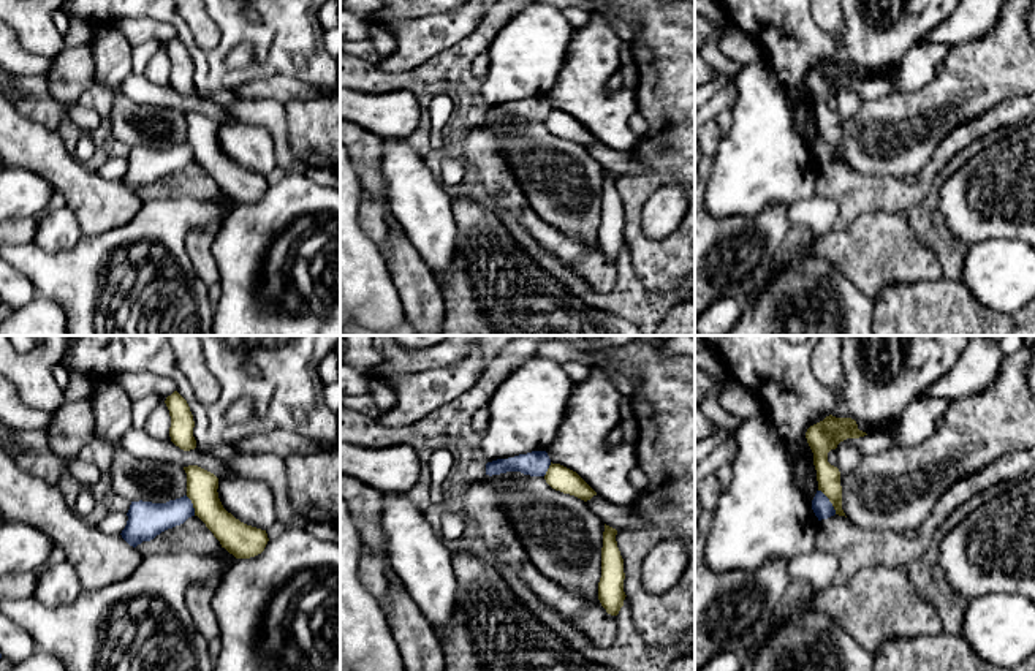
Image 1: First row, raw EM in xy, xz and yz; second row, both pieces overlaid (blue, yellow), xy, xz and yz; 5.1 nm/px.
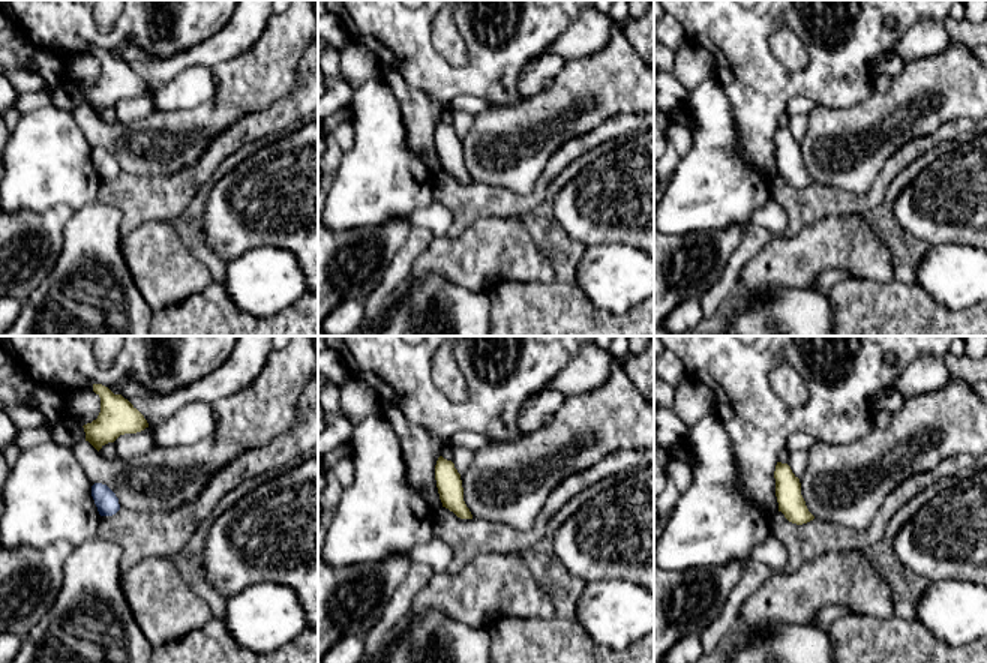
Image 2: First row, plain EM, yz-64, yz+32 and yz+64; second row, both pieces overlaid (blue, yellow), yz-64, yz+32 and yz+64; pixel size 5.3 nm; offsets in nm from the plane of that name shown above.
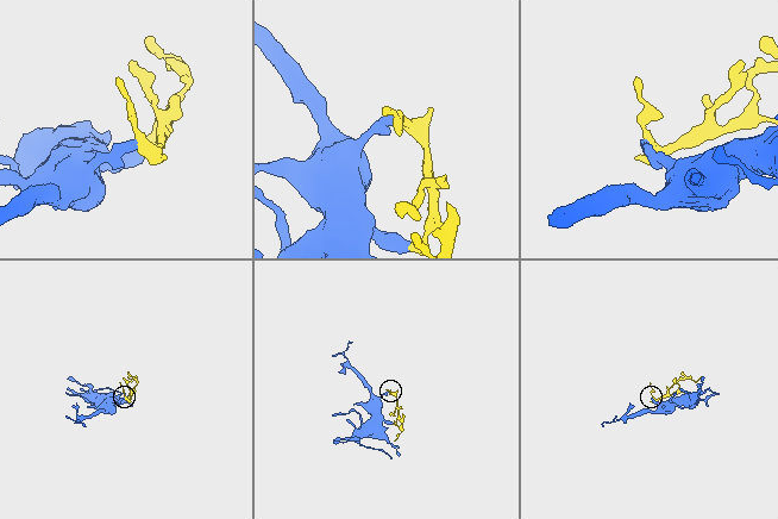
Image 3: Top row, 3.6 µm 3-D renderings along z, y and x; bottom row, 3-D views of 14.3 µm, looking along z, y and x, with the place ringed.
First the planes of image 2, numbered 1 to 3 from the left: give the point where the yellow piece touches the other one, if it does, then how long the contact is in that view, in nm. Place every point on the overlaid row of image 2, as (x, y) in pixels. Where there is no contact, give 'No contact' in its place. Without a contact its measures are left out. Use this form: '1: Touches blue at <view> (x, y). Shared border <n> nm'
1: No contact
2: No contact
3: No contact

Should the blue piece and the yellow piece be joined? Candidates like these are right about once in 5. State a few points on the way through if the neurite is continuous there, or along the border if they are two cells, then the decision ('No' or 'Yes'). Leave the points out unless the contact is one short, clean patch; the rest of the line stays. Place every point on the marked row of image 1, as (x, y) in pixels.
No

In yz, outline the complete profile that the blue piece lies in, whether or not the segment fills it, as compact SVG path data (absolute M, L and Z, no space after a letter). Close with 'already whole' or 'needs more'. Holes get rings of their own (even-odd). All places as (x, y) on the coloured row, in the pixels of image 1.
M817 491L817 494L812 500L812 510L813 510L815 516L818 517L818 521L828 519L836 514L832 503L821 491Z; already whole

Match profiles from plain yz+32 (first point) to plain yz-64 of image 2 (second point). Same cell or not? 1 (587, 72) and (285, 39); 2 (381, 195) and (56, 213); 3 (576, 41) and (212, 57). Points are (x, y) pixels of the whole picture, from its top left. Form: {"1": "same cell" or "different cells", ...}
{"1": "same cell", "2": "different cells", "3": "same cell"}

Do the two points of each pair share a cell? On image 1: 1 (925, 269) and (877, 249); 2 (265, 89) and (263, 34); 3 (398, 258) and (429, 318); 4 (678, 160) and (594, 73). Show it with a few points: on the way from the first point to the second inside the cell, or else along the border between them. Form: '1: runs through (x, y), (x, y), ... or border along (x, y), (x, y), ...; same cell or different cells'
1: runs through (913, 261), (888, 252); same cell
2: border along (301, 79), (266, 76), (249, 79), (235, 90); different cells
3: runs through (410, 272), (423, 304); same cell
4: border along (633, 90), (638, 100), (638, 111); different cells

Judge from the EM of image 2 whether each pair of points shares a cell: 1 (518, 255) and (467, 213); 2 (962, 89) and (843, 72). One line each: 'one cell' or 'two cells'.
1: two cells
2: two cells

